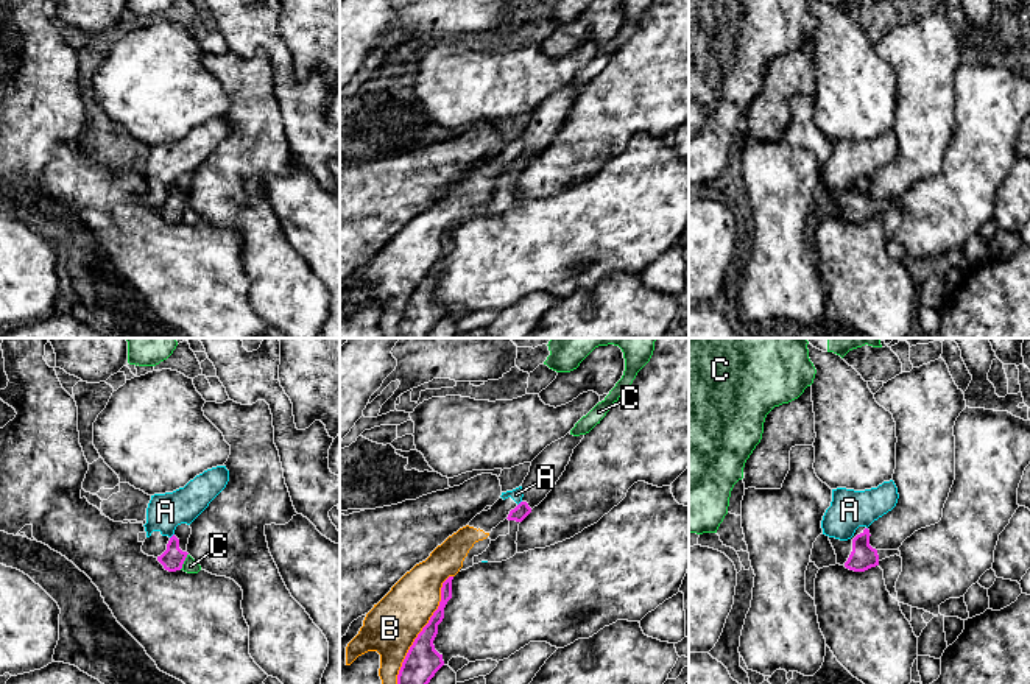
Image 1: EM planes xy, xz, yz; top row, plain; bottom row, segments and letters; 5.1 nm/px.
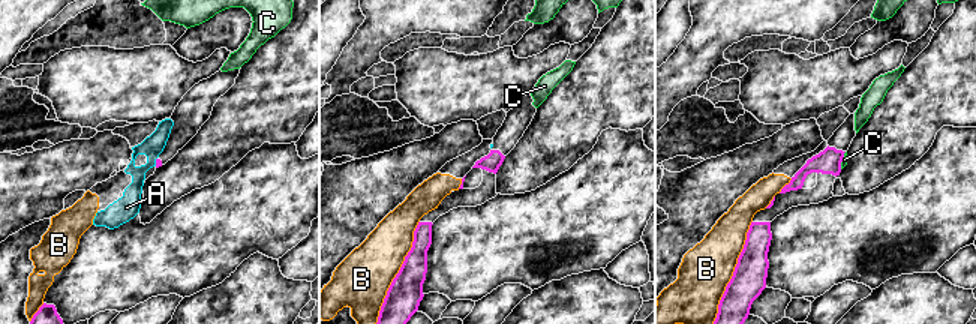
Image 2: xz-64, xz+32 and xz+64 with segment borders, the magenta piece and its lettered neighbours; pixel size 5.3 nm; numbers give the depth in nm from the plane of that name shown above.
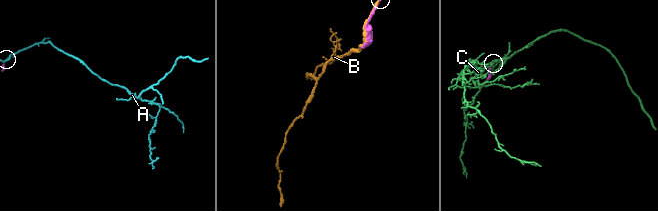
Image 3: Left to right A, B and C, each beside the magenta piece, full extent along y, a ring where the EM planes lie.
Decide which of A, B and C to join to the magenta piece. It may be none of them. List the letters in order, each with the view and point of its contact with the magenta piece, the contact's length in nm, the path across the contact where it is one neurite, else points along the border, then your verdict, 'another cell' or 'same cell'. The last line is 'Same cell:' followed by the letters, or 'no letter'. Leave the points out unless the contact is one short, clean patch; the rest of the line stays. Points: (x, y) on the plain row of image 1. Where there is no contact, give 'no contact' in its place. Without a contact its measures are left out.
A: xy (172, 187) | 40 nm | along xy (173, 184), (170, 189) | another cell
B: xz (423, 281) | 650 nm | another cell
C: xy (184, 211) | 100 nm | along xy (187, 204), (179, 220) | another cell
Same cell: no letter

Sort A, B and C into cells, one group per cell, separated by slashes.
A B / C

